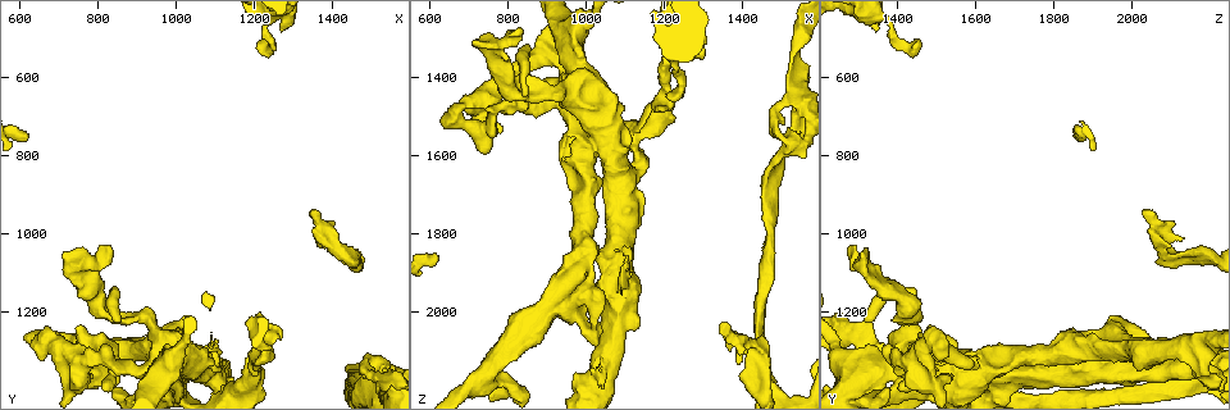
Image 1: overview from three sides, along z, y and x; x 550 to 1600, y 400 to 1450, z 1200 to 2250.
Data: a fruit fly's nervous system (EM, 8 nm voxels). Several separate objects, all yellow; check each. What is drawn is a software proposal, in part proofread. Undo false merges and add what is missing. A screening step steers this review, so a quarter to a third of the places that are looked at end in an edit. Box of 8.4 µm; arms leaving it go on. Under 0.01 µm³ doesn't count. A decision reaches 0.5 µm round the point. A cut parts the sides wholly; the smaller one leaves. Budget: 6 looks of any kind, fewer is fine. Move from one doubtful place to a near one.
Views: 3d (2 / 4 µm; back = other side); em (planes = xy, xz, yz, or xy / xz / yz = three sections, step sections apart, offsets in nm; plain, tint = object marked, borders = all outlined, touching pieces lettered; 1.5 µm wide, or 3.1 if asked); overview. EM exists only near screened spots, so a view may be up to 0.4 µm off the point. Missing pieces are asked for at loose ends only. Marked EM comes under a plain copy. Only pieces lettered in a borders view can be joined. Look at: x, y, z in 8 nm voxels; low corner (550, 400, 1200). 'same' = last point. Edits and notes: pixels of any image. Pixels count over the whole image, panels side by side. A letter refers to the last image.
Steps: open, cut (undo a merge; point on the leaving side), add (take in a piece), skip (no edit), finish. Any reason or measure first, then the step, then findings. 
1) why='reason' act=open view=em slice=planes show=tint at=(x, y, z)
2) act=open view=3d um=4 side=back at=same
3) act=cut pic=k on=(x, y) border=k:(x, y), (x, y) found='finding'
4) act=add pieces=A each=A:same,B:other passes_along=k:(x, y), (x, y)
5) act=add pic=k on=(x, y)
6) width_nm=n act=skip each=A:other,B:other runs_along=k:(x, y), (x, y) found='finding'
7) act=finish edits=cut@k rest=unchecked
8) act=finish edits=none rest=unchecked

why='long arm stops here' act=open view=3d um=2 at=(1355, 945, 2030)

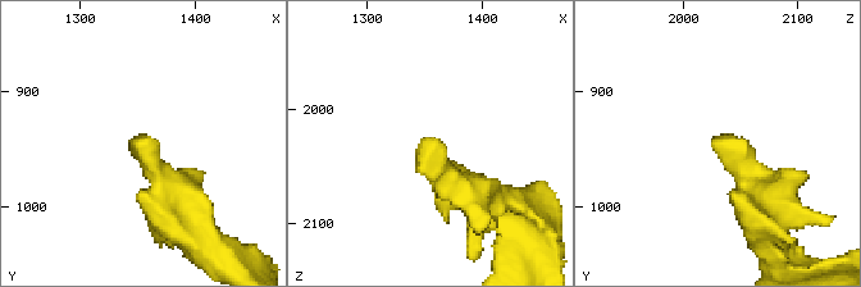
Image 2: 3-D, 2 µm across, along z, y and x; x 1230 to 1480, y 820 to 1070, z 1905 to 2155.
act=open view=em slice=yz step=4 show=borders at=(1352, 944, 2026)

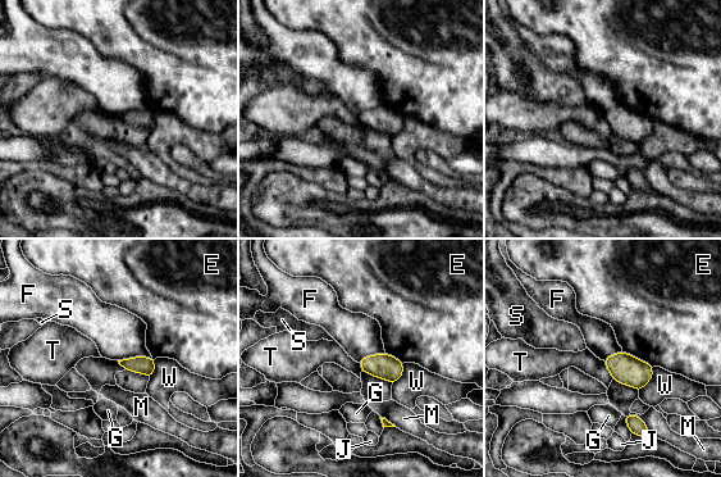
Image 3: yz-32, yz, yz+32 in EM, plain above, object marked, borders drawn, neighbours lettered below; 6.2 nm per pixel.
act=skip each=E:other,F:other,G:other,J:other,M:other,S:other,T:other,W:other border=3:(151, 357), (128, 357), (118, 360) found='none of them fits'

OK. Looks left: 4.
why='abrupt turn' act=open view=3d um=2 at=(1205, 1375, 1460)

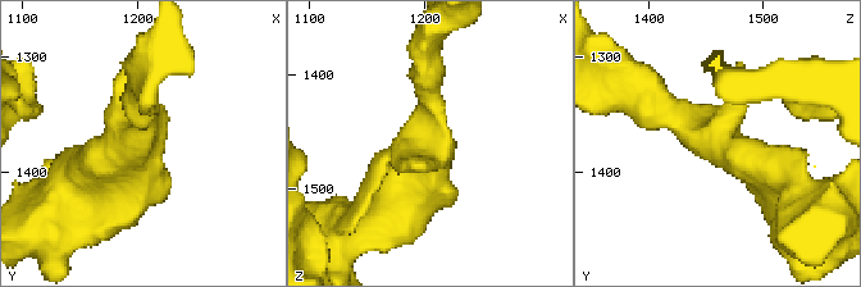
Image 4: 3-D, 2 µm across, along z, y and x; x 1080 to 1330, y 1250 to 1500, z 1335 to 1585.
act=open view=em slice=planes show=tint at=(1200, 1370, 1460)

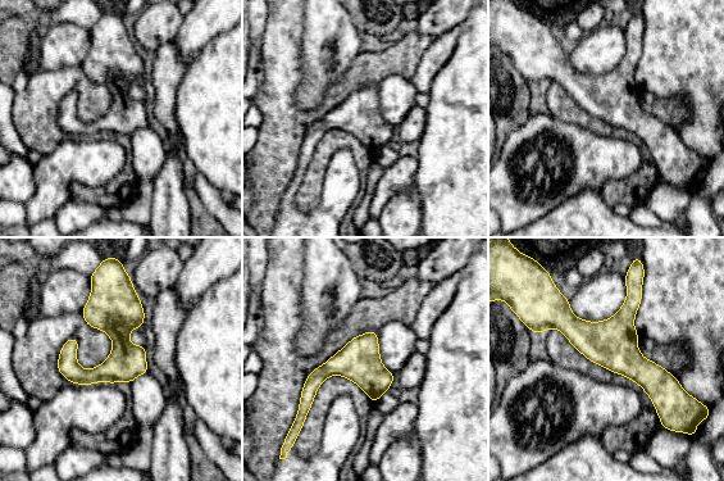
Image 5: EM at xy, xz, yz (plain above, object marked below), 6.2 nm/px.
why='what lies round it' act=open view=em slice=planes show=borders at=same

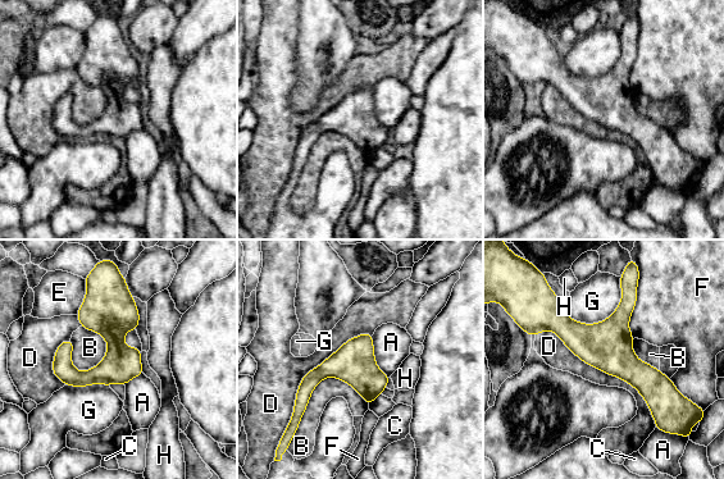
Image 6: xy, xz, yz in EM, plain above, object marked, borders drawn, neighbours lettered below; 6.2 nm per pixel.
width_nm=160 act=skip each=A:other,B:other,C:other,D:other,E:other,F:other,G:other,H:other runs_along=6:(531, 328), (561, 324), (669, 386) found='one cell here'

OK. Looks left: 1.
act=finish edits=none rest=unchecked

